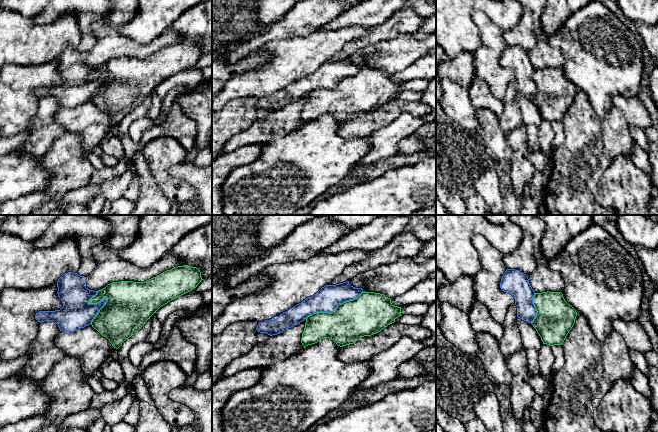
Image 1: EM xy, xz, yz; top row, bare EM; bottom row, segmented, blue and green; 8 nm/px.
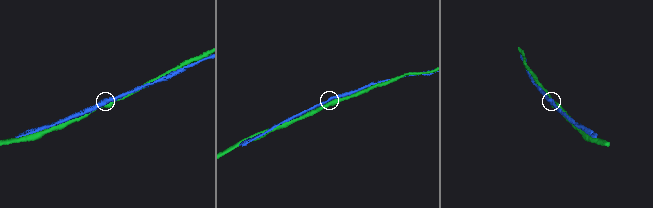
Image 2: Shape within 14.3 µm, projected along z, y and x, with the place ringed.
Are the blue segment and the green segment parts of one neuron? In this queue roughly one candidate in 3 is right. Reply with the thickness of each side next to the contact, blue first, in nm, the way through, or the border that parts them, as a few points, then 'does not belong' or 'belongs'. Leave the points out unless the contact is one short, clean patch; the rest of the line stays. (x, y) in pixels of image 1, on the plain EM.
220 nm thick on the blue side, 380 nm on the other; belongs

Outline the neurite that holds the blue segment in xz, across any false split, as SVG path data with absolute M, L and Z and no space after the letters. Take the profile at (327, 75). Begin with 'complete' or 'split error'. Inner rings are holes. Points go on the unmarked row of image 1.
split error | M346 57L336 61L325 61L316 70L279 92L259 98L256 106L273 112L305 96L301 114L304 124L324 114L329 114L338 122L343 123L353 120L361 113L380 108L394 99L399 92L401 92L401 83L394 82L391 75L384 70L365 68L362 64L355 64L349 60L349 57Z

